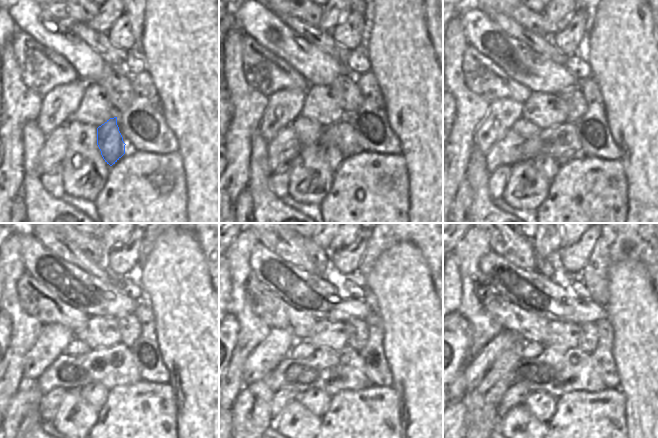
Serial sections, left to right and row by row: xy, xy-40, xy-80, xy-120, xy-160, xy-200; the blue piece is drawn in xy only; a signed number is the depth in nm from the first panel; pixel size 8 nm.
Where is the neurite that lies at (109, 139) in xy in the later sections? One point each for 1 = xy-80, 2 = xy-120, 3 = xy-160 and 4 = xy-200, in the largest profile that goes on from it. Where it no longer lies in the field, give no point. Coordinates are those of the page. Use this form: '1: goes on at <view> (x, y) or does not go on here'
1: goes on at xy-80 (545, 165)
2: goes on at xy-120 (95, 394)
3: goes on at xy-160 (317, 402)
4: goes on at xy-200 (540, 404)

